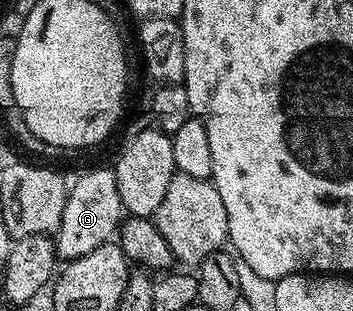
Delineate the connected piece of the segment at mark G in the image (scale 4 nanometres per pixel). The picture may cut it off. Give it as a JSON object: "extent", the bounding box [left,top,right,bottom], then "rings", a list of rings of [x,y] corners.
{"extent":[55,167,127,260],"rings":[[[93,167],[77,180],[72,180],[69,196],[63,205],[63,221],[55,232],[56,254],[62,260],[78,259],[91,249],[110,242],[118,234],[127,212],[119,195],[119,181],[116,170],[109,167]]]}

